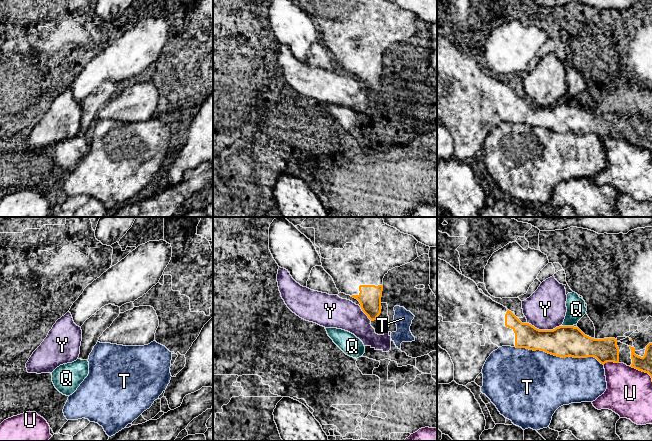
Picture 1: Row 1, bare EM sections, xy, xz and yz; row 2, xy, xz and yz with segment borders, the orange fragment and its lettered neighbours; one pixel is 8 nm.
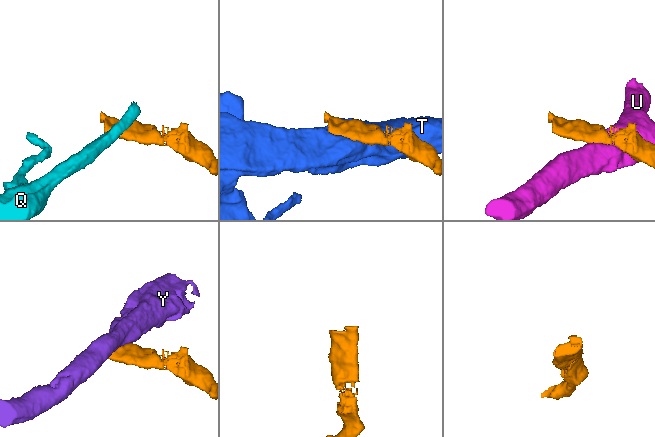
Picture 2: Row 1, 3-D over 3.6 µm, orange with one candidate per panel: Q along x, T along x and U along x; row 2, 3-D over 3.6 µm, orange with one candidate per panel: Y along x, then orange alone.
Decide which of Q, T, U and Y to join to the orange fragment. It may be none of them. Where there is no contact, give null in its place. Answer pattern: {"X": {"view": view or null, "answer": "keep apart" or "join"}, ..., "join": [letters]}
{"Q": {"view": "yz", "answer": "keep apart"}, "T": {"view": "yz", "answer": "keep apart"}, "U": {"view": "yz", "answer": "keep apart"}, "Y": {"view": "yz", "answer": "keep apart"}, "join": []}

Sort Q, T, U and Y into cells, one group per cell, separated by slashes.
Q / T / U / Y

